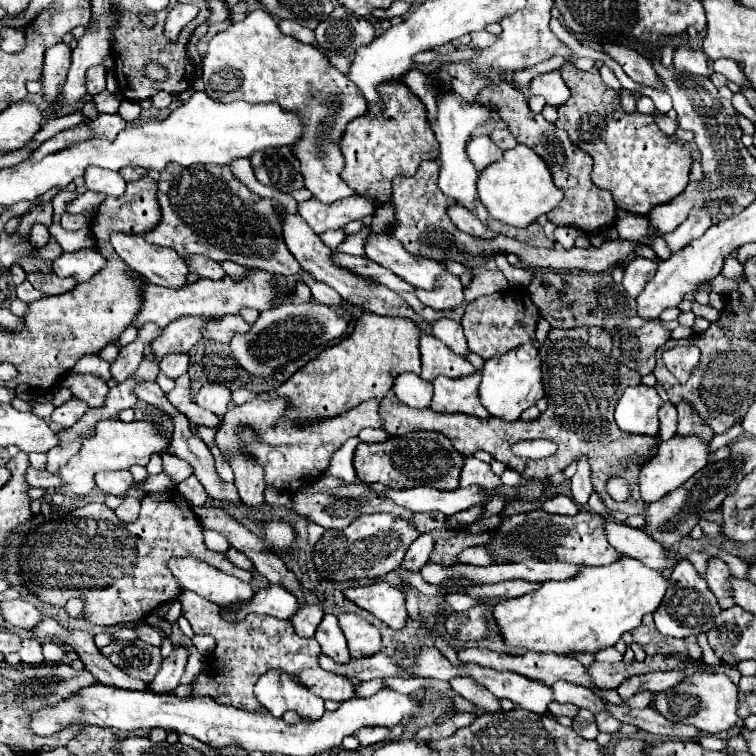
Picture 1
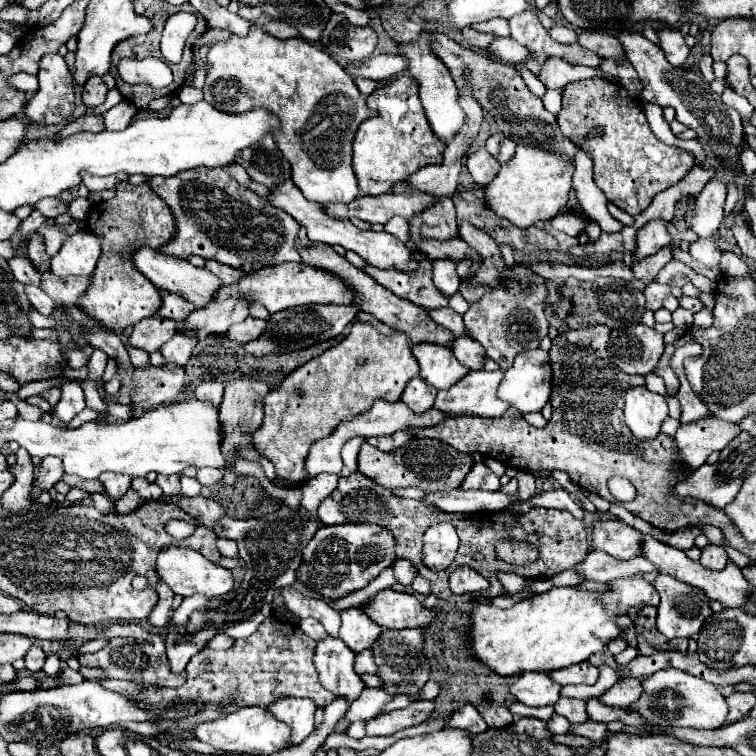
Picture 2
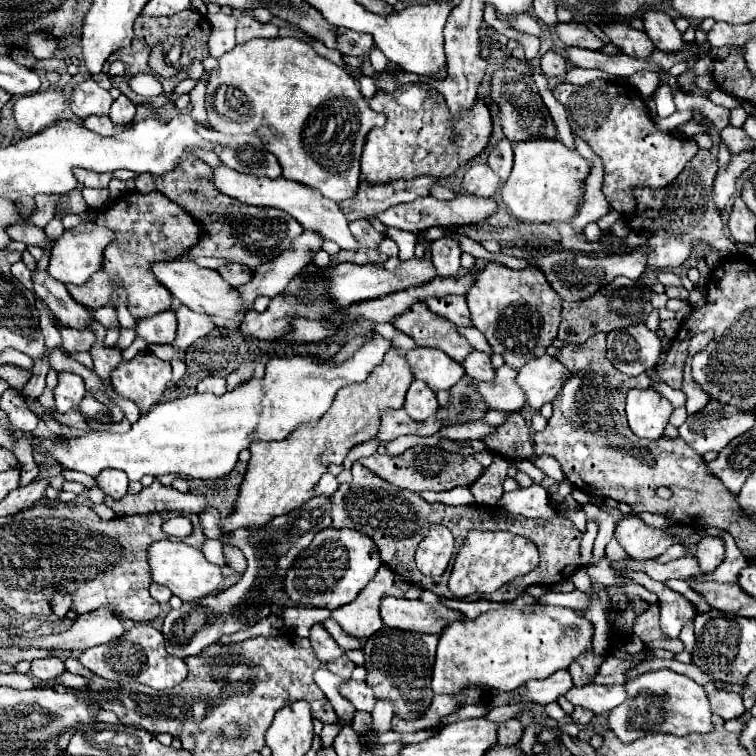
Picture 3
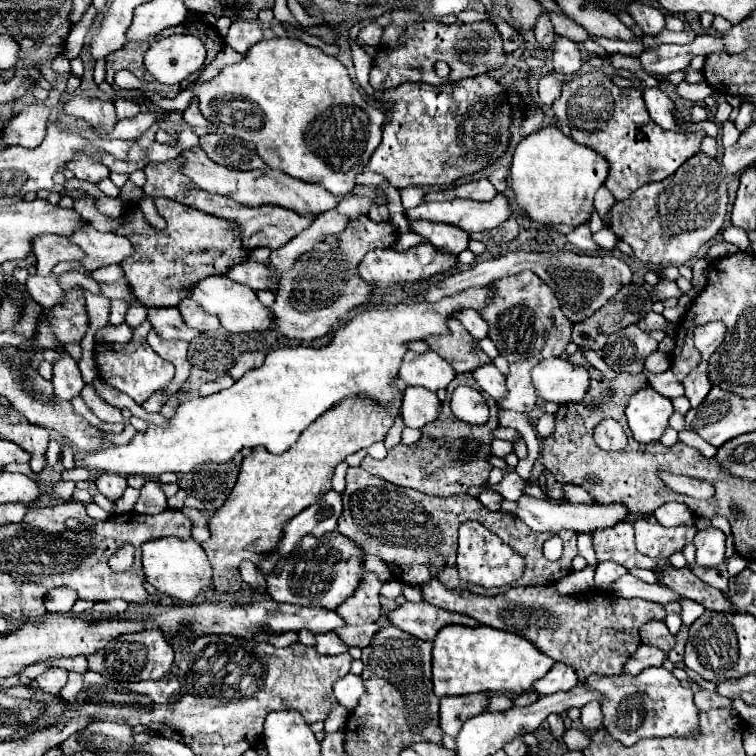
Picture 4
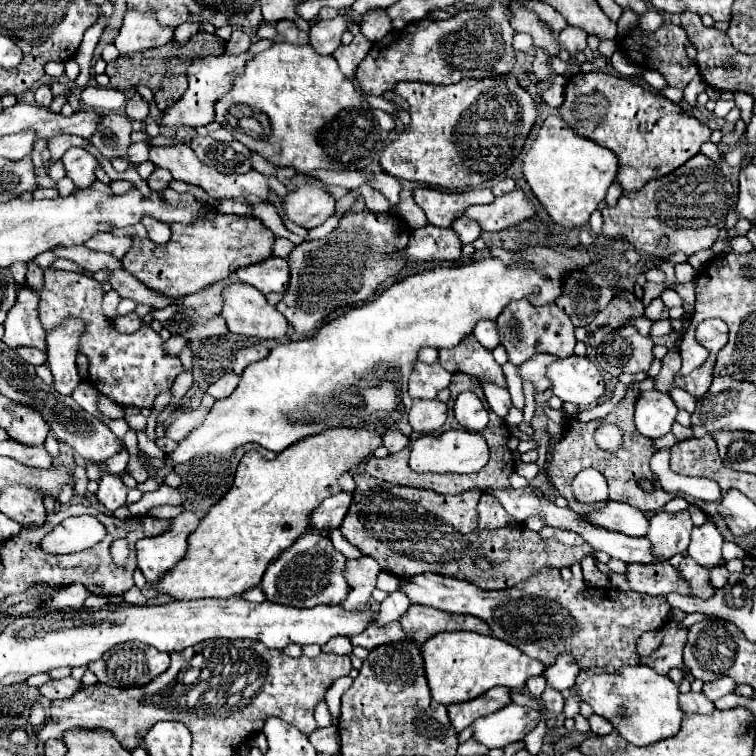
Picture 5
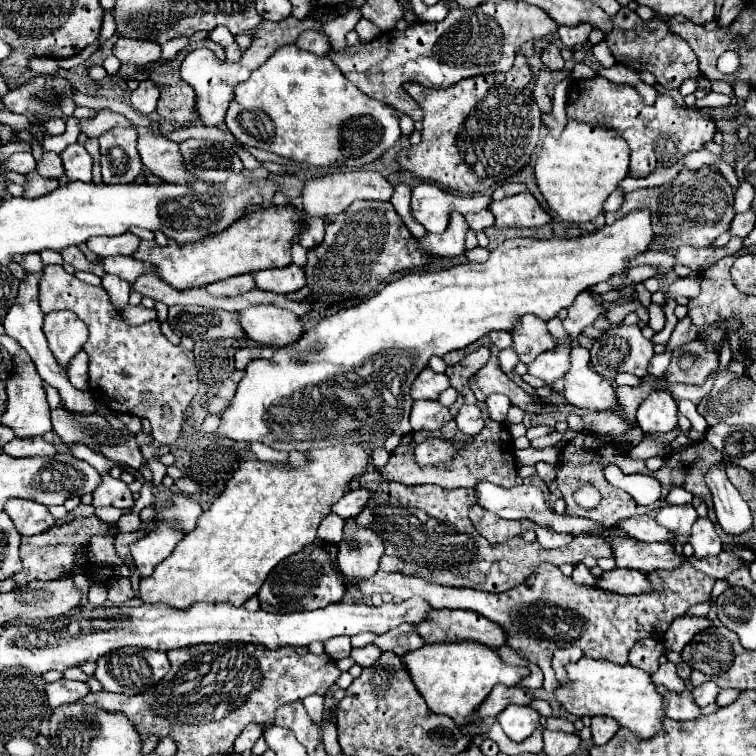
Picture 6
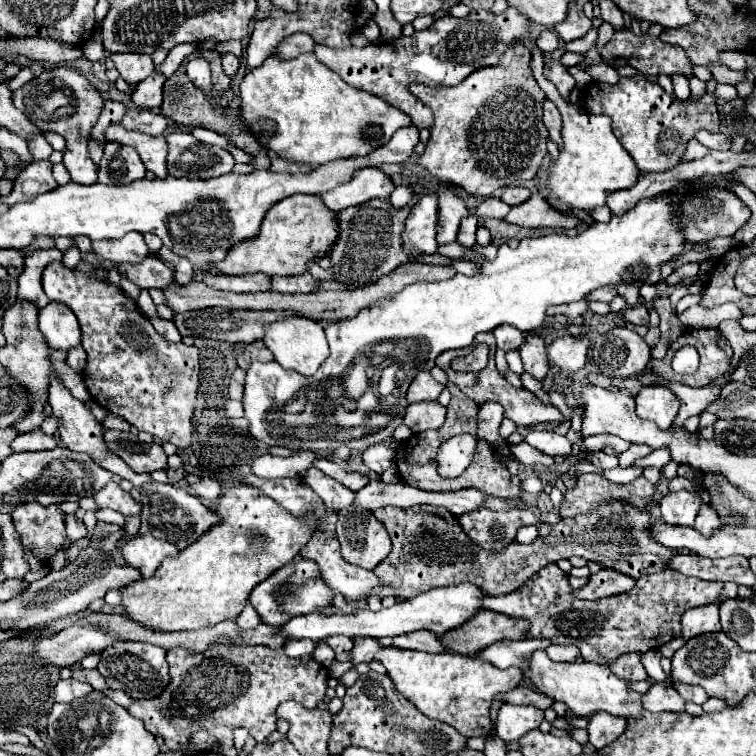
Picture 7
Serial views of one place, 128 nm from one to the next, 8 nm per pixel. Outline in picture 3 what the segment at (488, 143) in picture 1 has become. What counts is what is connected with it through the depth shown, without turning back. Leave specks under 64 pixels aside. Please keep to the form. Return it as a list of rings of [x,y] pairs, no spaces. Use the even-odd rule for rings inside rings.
[[[472,164],[466,170],[460,188],[480,198],[492,198],[500,188],[500,178],[490,170],[488,164]]]

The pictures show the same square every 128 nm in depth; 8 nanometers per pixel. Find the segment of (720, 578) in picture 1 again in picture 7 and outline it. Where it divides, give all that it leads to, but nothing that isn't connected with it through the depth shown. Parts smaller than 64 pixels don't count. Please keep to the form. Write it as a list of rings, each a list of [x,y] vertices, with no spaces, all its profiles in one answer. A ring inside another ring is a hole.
[[[702,504],[700,512],[698,512],[698,516],[696,516],[694,528],[696,528],[700,534],[704,534],[704,536],[712,536],[712,532],[714,532],[716,528],[720,528],[720,518],[718,518],[716,510],[714,510],[712,506],[708,506],[708,504]]]

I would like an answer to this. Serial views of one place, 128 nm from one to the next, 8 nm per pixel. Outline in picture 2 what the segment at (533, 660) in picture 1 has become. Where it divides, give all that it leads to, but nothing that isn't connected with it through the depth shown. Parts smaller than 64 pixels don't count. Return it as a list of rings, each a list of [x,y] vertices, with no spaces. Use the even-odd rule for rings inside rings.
[[[584,662],[584,664],[574,664],[572,668],[562,668],[560,672],[552,672],[550,678],[556,680],[561,686],[571,684],[593,685],[600,676],[600,668]]]

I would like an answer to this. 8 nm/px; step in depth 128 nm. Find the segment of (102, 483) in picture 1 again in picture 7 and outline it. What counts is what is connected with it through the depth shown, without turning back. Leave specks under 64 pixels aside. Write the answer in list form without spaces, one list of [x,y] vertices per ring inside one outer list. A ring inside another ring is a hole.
[[[110,482],[100,492],[96,492],[94,500],[100,508],[116,510],[122,516],[138,516],[140,514],[140,504],[128,492],[124,492],[116,482]]]

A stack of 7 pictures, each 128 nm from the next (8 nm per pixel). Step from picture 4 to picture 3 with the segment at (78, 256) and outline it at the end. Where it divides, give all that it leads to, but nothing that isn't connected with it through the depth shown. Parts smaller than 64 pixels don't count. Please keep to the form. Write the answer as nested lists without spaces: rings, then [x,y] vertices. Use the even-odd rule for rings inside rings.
[[[22,222],[22,224],[14,224],[12,228],[8,228],[8,234],[18,240],[18,242],[24,242],[26,246],[38,246],[42,248],[44,252],[50,254],[52,250],[52,244],[54,240],[50,240],[42,228],[34,226],[32,222]]]

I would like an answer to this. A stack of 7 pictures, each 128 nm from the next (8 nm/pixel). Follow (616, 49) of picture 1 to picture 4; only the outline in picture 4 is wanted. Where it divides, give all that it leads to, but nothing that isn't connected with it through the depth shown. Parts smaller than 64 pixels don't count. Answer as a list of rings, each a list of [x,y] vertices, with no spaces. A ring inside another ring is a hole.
[[[548,12],[550,14],[550,20],[552,20],[552,26],[554,26],[554,32],[558,36],[568,36],[570,40],[574,42],[584,42],[588,38],[588,34],[584,32],[584,28],[580,28],[574,20],[570,20],[568,16],[564,14],[558,14],[558,12]]]

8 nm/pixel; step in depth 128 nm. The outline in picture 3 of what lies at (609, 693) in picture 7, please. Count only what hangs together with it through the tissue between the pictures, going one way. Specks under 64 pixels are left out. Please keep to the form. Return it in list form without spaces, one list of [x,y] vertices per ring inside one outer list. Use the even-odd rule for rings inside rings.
[[[668,668],[644,672],[624,684],[626,688],[626,700],[616,706],[608,714],[608,728],[622,740],[624,744],[634,742],[648,734],[676,734],[676,736],[688,736],[692,732],[712,732],[712,710],[706,698],[706,692],[702,686],[698,686],[692,678],[684,674],[676,674]]]

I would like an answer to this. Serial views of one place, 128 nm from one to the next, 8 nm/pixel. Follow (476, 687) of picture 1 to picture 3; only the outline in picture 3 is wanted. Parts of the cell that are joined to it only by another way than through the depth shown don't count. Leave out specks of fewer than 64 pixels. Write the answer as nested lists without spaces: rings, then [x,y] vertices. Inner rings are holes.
[[[508,720],[508,722],[500,724],[498,742],[500,742],[502,746],[514,746],[514,744],[520,742],[522,732],[524,732],[524,728],[522,728],[522,724],[520,724],[518,720]]]

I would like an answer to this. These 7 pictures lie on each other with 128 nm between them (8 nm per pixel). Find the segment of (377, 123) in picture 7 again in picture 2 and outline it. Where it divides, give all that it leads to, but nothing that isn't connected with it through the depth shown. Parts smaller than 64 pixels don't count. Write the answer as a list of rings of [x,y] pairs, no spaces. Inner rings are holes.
[[[252,24],[252,32],[248,32],[246,38],[230,36],[230,40],[212,46],[208,52],[208,62],[210,70],[202,90],[204,100],[222,112],[248,112],[254,108],[264,108],[266,112],[274,114],[280,120],[280,128],[274,132],[276,148],[280,148],[282,156],[290,162],[292,182],[308,200],[328,204],[352,202],[358,198],[358,184],[352,170],[352,140],[358,126],[376,116],[376,112],[366,106],[366,100],[356,88],[354,80],[332,56],[304,38],[296,36],[288,40],[276,40],[274,36],[268,36],[260,24]]]

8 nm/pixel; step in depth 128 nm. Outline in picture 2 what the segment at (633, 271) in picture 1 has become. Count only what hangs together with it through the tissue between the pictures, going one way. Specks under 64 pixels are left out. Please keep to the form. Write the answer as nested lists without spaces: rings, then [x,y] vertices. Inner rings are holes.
[[[672,244],[664,246],[660,252],[656,252],[654,256],[644,258],[642,262],[634,264],[634,276],[642,282],[642,284],[650,284],[654,280],[654,276],[672,260]]]

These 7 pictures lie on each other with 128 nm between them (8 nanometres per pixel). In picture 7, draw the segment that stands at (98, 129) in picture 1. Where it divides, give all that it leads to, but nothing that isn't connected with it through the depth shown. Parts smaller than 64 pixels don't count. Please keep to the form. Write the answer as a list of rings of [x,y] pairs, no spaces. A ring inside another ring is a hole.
[[[152,74],[146,80],[142,80],[136,90],[132,92],[132,100],[138,108],[156,110],[162,106],[162,86],[166,78],[162,74]]]

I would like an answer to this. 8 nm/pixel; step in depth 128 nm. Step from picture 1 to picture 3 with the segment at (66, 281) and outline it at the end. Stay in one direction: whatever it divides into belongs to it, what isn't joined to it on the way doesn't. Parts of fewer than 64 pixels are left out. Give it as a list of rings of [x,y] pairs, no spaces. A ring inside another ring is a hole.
[[[104,270],[96,272],[86,284],[80,284],[80,286],[68,284],[66,288],[68,288],[68,292],[72,294],[72,298],[76,302],[80,302],[82,306],[88,306],[92,310],[112,302],[112,298],[114,298],[112,280],[108,278],[108,274]]]

